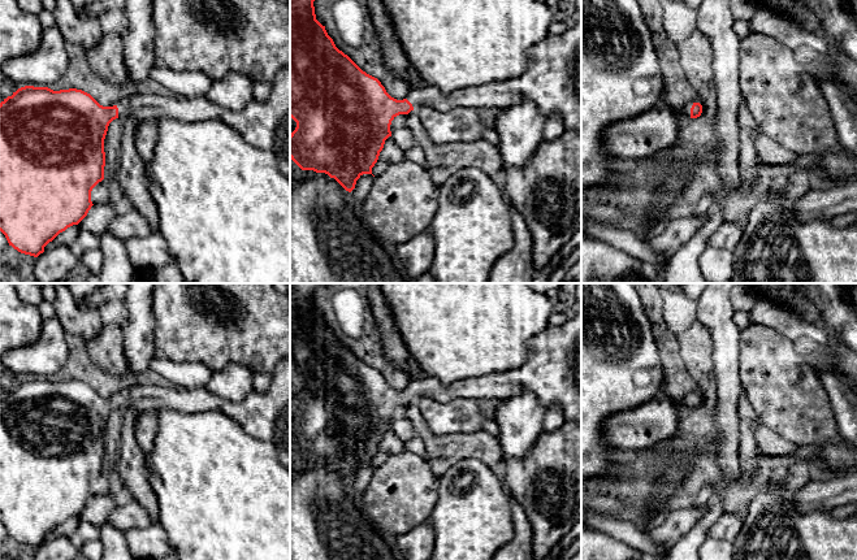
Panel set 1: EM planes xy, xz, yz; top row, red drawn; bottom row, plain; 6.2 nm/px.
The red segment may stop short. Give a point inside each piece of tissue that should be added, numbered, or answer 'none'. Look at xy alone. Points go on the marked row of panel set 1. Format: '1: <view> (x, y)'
1: xy (265, 125)

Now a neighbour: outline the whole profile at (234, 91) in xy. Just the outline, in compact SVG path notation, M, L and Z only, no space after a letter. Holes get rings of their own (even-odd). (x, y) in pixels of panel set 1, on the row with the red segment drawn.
M230 71L213 82L205 96L221 108L237 112L254 100L254 81L241 73Z

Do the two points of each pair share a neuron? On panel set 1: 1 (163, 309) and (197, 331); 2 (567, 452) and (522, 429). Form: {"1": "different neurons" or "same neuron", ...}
{"1": "same neuron", "2": "different neurons"}

